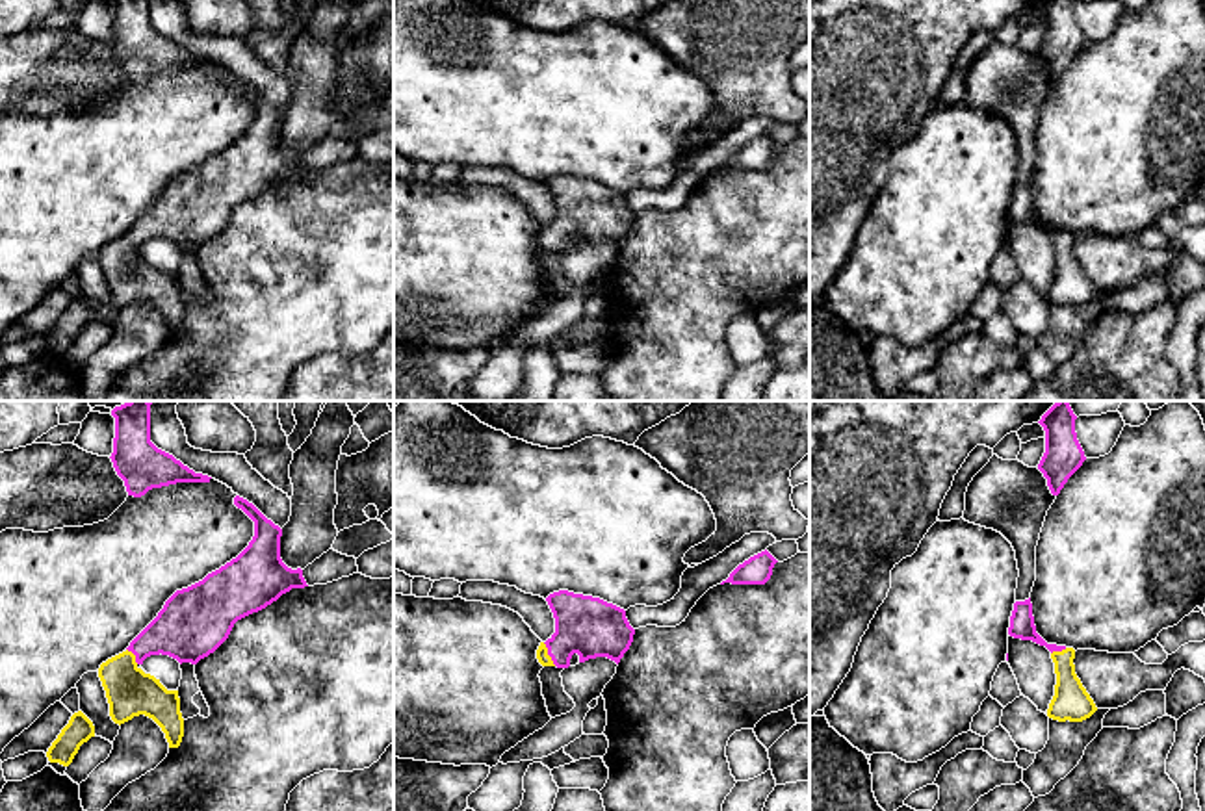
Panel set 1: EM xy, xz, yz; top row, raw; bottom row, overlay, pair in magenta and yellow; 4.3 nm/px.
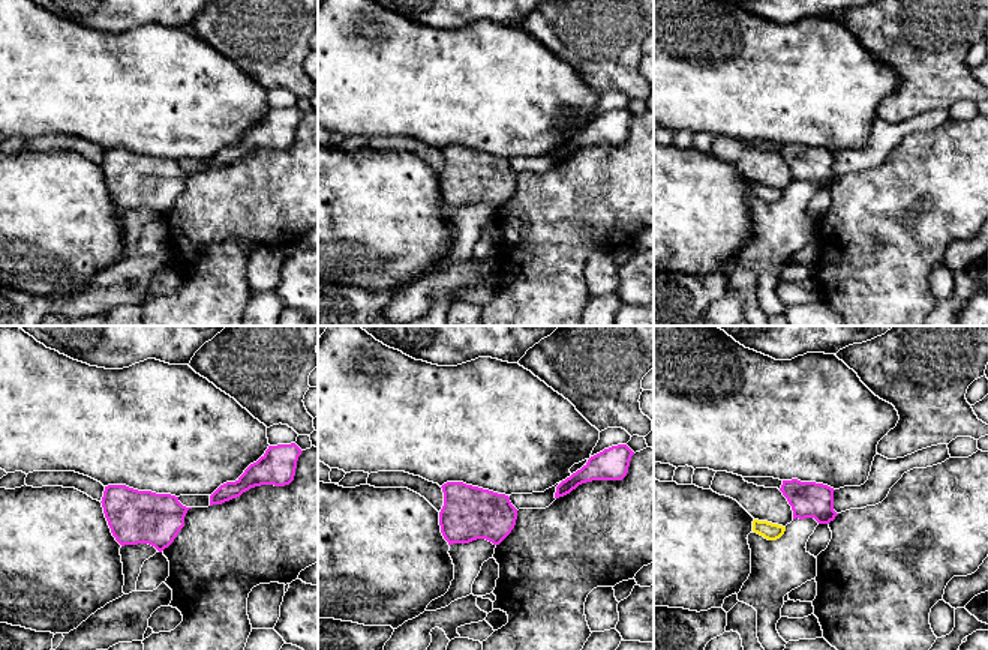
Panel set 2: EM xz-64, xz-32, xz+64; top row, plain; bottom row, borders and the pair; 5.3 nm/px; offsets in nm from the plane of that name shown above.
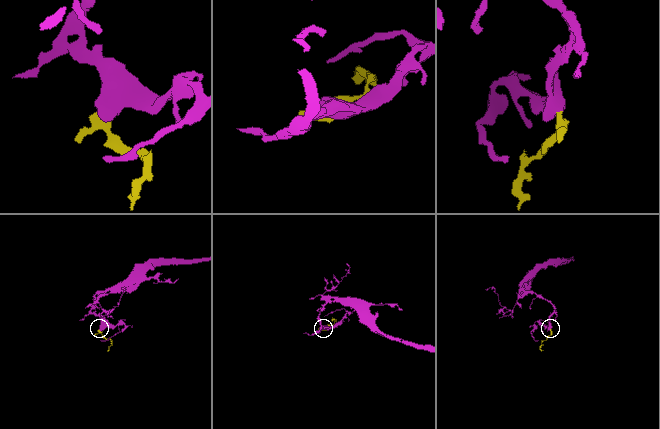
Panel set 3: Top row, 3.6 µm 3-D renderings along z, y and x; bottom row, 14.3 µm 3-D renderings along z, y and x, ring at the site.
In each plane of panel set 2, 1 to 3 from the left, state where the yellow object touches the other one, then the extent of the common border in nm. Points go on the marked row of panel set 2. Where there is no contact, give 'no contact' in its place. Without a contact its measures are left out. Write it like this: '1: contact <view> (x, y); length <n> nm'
1: no contact
2: no contact
3: no contact

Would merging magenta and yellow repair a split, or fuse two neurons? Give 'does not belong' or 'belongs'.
belongs

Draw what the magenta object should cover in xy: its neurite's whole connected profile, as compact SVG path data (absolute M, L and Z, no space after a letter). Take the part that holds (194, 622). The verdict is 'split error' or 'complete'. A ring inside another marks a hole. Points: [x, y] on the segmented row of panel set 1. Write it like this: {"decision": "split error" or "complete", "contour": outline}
{"decision": "split error", "contour": "M236 496L234 505L254 521L249 546L202 581L176 590L130 646L98 668L111 720L121 726L145 714L162 727L169 748L178 748L184 737L178 690L167 690L145 674L143 661L162 653L180 664L197 664L228 638L238 620L292 588L308 586L303 570L292 570L280 559L282 529L247 499Z"}

